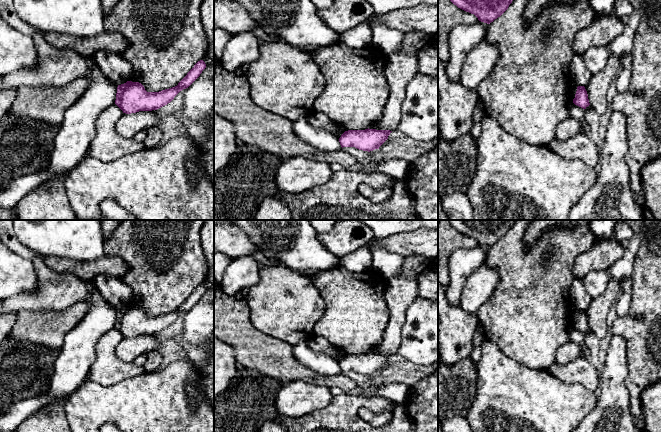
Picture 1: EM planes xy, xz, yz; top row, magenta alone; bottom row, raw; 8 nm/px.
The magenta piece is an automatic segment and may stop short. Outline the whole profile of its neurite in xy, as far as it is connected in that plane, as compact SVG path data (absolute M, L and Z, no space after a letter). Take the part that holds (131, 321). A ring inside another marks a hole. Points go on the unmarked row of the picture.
M198 285L177 310L159 316L147 316L141 307L127 305L118 309L115 328L126 338L157 334L170 327L180 315L188 312L205 292L205 286Z

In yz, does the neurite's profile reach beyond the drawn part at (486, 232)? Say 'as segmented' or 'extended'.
as segmented

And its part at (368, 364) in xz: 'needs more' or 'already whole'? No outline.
already whole

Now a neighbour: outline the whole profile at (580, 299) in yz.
M574 278L570 287L570 298L572 305L574 305L578 310L586 310L591 301L591 297L586 292L582 279Z

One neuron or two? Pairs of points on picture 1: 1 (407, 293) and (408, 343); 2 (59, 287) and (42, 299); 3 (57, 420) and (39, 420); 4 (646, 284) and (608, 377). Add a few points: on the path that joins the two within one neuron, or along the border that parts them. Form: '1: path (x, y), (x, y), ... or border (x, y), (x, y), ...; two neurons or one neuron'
1: border (418, 295), (407, 310), (401, 333); two neurons
2: path (55, 290), (46, 296); one neuron
3: path (53, 420), (43, 420); one neuron
4: border (614, 333), (623, 337), (628, 361); two neurons

